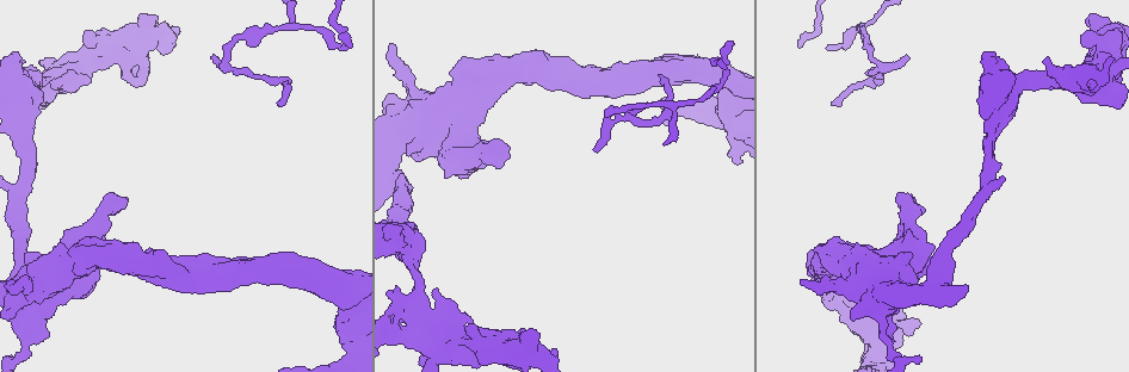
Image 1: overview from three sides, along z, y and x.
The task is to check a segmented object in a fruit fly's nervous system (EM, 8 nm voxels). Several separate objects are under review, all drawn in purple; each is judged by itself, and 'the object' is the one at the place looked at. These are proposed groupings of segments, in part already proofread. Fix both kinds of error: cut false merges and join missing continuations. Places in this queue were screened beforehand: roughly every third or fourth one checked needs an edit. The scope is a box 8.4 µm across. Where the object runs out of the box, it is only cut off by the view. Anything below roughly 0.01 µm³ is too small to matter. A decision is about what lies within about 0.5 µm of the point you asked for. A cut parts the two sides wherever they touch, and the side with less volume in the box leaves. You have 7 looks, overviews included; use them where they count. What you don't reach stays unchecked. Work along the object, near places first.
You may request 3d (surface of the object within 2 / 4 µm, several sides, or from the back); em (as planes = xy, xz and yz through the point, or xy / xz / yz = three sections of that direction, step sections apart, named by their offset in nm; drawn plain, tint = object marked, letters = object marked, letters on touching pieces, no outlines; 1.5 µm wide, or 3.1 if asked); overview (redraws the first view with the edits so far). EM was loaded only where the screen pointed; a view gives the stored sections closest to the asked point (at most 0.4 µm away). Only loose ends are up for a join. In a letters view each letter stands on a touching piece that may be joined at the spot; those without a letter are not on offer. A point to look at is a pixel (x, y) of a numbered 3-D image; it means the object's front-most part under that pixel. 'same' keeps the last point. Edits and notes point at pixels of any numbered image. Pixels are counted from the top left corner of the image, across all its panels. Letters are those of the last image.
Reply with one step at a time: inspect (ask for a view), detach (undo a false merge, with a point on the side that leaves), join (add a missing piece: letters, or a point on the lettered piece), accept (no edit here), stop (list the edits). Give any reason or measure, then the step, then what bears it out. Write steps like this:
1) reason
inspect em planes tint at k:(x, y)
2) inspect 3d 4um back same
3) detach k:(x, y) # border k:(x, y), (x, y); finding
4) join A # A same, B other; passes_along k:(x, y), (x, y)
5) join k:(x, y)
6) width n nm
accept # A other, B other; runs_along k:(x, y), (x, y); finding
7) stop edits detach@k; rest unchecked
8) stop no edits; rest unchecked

free end
inspect em yz step 8 letters at 1:(908, 58)

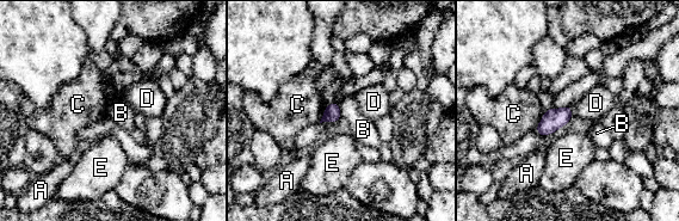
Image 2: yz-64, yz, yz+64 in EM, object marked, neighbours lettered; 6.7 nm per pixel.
accept # A other, B other, C other, D other, E other; border 2:(571, 106), (572, 117); none of them fits

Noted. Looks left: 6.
calibre changes
inspect em xz step 4 tint at 1:(851, 286)

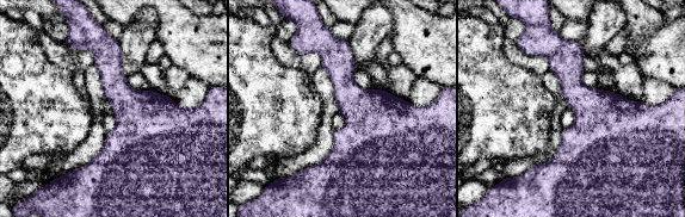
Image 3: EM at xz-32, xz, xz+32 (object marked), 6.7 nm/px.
inspect em planes letters same

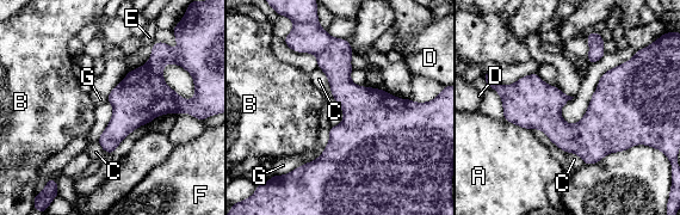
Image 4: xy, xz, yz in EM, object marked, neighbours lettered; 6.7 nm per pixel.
width 340 nm
accept # A other, B other, C other, D other, E other, F other, G other; runs_along 4:(224, 78), (198, 104), (141, 104), (102, 141); one neuron here

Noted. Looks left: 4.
an open end
inspect em xz step 4 letters at 1:(344, 50)

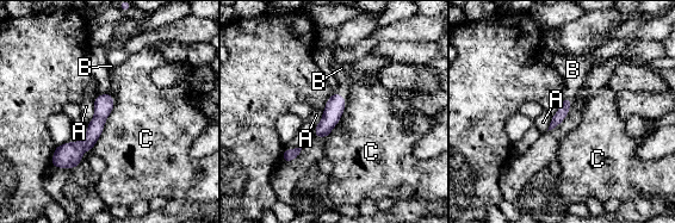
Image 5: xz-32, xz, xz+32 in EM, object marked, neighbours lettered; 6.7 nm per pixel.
join B # A other, B same, C other; passes_along 5:(335, 105), (339, 94), (341, 68); it goes on there

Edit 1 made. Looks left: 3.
stop edits join@5; rest unchecked

